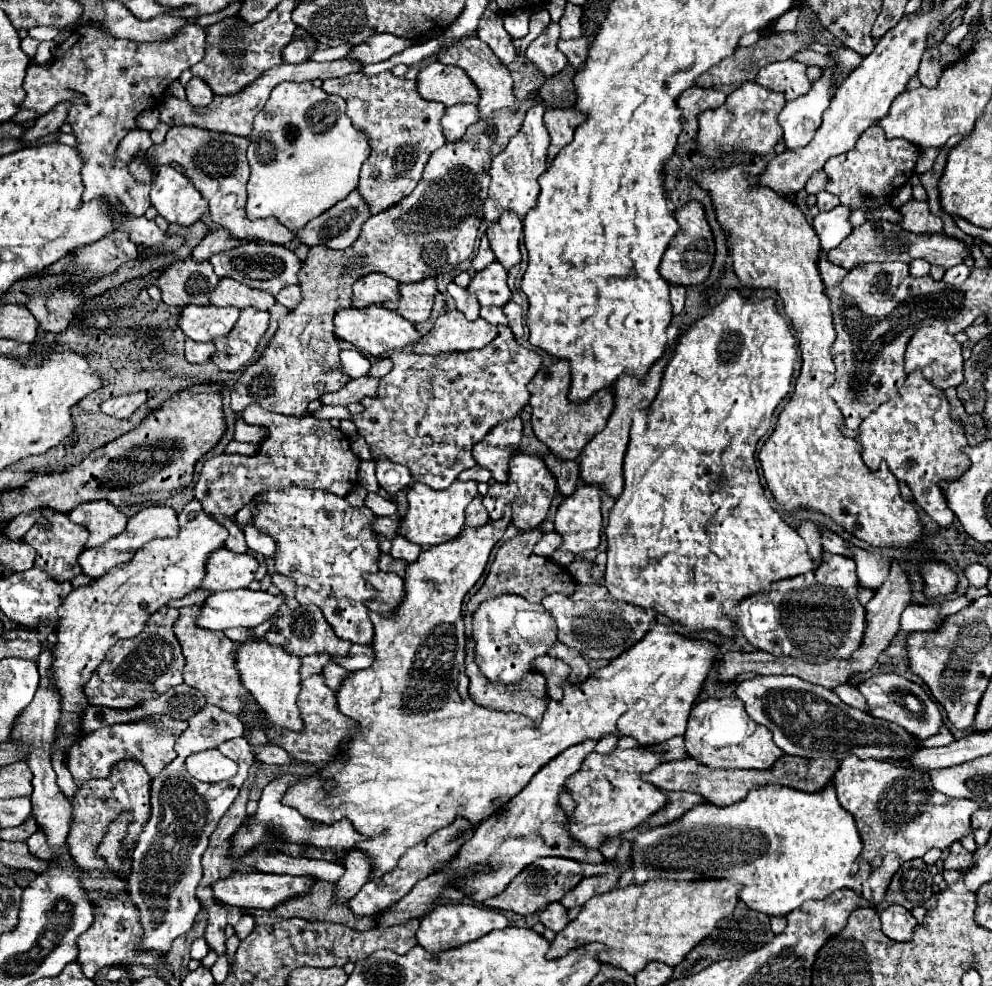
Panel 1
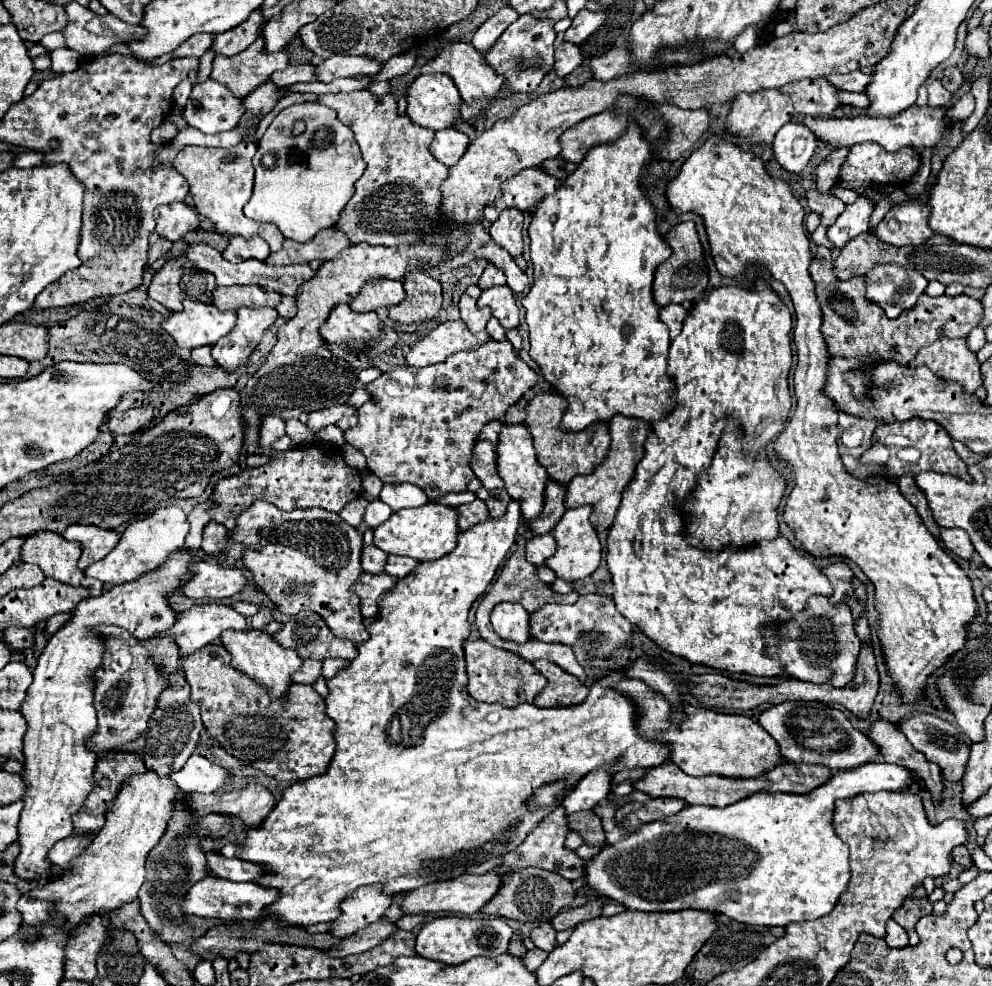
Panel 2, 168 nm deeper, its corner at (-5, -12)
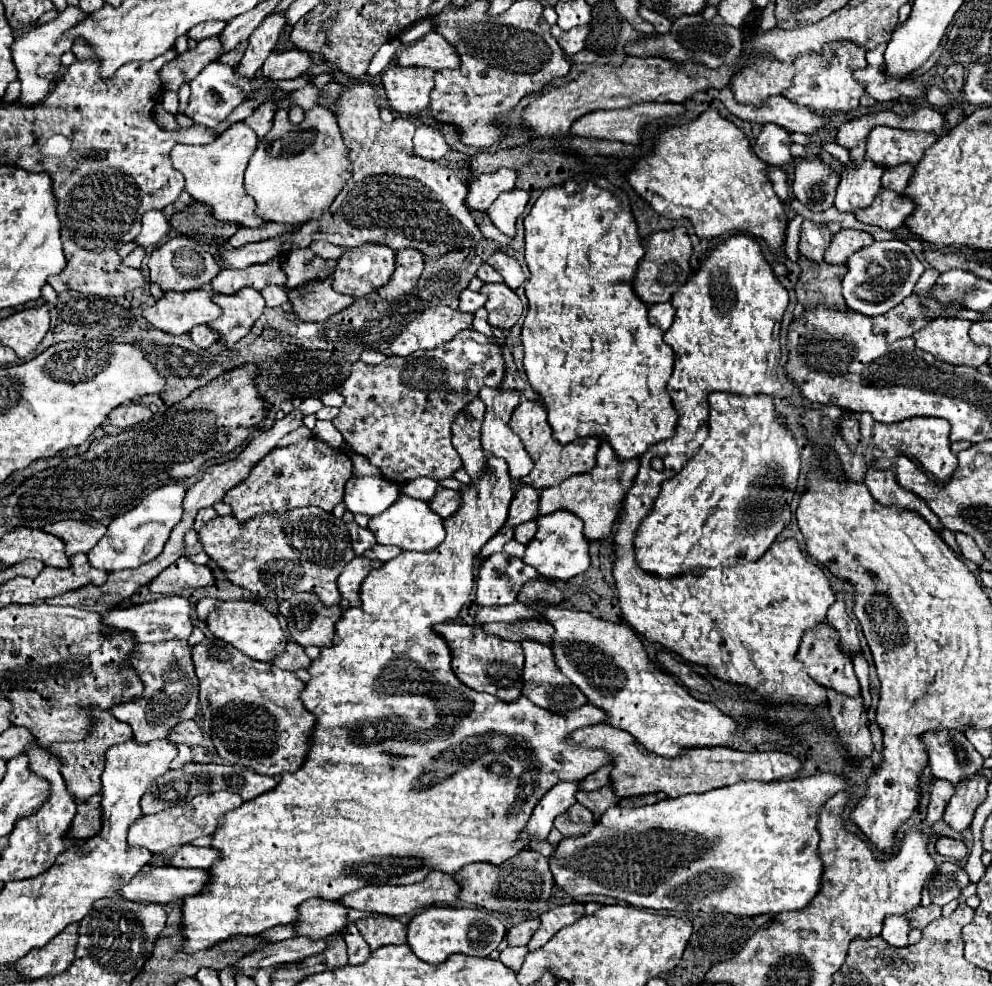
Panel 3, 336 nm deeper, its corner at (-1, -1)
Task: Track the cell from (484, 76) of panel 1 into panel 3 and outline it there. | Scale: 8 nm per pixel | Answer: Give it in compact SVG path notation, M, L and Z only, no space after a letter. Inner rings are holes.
M428 32L424 38L410 44L406 50L402 48L396 56L396 62L400 66L428 66L434 70L460 68L458 50L450 46L450 42L446 42L446 38L438 32Z

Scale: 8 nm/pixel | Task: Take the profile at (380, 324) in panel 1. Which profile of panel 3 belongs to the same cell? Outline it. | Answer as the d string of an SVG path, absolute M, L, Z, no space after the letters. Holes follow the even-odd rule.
M330 278L288 290L288 296L296 316L304 322L326 322L340 310L354 304L352 296L342 296L332 288Z

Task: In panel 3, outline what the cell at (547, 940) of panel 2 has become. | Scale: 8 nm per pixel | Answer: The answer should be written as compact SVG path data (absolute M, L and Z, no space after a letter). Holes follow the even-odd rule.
M528 918L516 926L512 926L508 930L508 942L510 946L526 946L532 938L532 934L538 930L540 926L540 920L538 918Z

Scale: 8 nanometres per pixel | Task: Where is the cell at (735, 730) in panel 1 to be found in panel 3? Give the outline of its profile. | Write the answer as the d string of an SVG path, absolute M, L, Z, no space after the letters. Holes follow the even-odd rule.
M550 608L544 618L556 628L552 650L558 668L584 692L590 704L606 710L610 726L630 732L650 752L676 758L690 748L726 746L740 732L740 724L720 712L716 704L696 700L670 674L654 666L628 626L566 608Z

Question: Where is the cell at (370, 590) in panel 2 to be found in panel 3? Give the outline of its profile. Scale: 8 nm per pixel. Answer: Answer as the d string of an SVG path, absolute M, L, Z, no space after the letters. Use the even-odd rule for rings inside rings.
M356 556L352 562L344 566L342 574L338 576L338 590L344 594L350 606L362 606L360 586L372 568L374 568L374 562L370 562L364 556Z

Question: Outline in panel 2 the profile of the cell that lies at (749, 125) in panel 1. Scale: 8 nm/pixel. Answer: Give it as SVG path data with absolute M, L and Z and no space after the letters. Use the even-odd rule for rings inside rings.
M764 89L764 91L756 91L756 93L742 93L732 101L732 109L728 115L728 123L730 123L730 133L742 139L748 139L752 143L772 143L774 141L774 133L786 125L794 115L794 107L792 101L786 93L782 93L780 89Z

